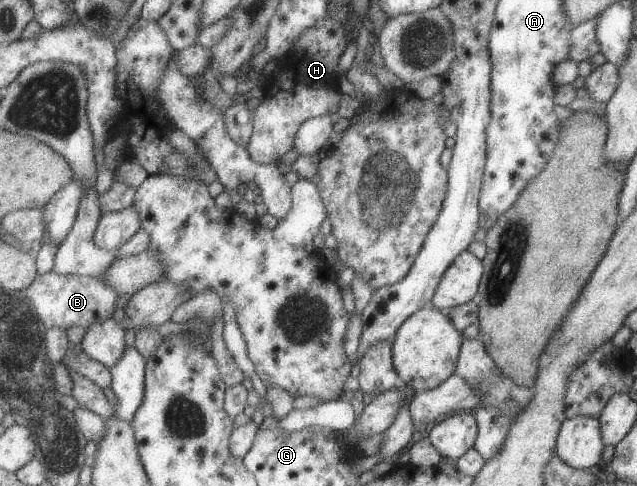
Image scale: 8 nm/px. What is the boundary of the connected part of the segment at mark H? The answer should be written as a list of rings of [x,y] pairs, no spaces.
[[[330,16],[322,18],[314,27],[302,32],[287,58],[272,61],[276,65],[282,65],[277,76],[261,75],[254,105],[254,133],[248,145],[251,158],[256,163],[277,163],[284,153],[295,149],[298,130],[309,119],[338,113],[342,97],[337,78],[345,76],[340,69],[340,61],[350,40],[350,32],[344,24]]]

